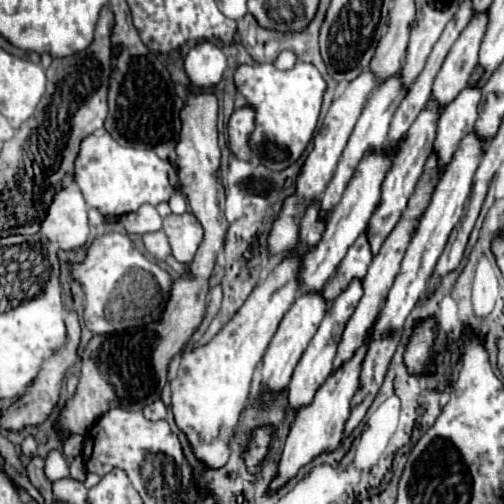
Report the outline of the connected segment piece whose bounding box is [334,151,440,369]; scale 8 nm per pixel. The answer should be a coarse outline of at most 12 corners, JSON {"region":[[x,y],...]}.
{"region":[[432,151],[396,227],[372,259],[334,369],[362,345],[440,181]]}

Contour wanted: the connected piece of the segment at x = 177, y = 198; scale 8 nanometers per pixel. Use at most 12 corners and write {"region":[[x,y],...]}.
{"region":[[178,191],[168,199],[172,213],[186,211],[186,197]]}

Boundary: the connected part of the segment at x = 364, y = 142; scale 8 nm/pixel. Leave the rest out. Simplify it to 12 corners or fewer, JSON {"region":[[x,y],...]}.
{"region":[[400,71],[378,83],[362,109],[322,213],[340,201],[358,161],[386,143],[408,89]]}

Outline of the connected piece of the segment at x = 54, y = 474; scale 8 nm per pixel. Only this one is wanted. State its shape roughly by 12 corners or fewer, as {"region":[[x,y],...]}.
{"region":[[60,451],[46,457],[46,477],[54,483],[68,477]]}

